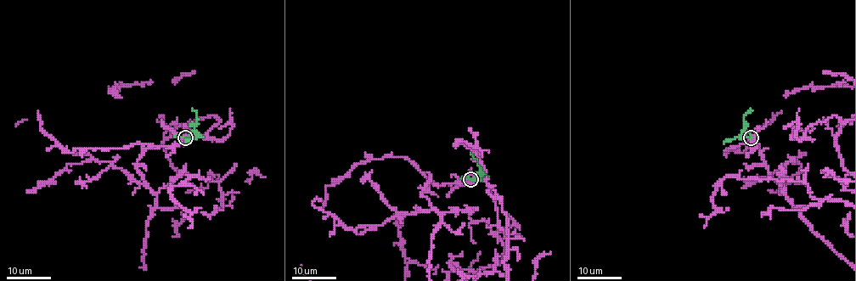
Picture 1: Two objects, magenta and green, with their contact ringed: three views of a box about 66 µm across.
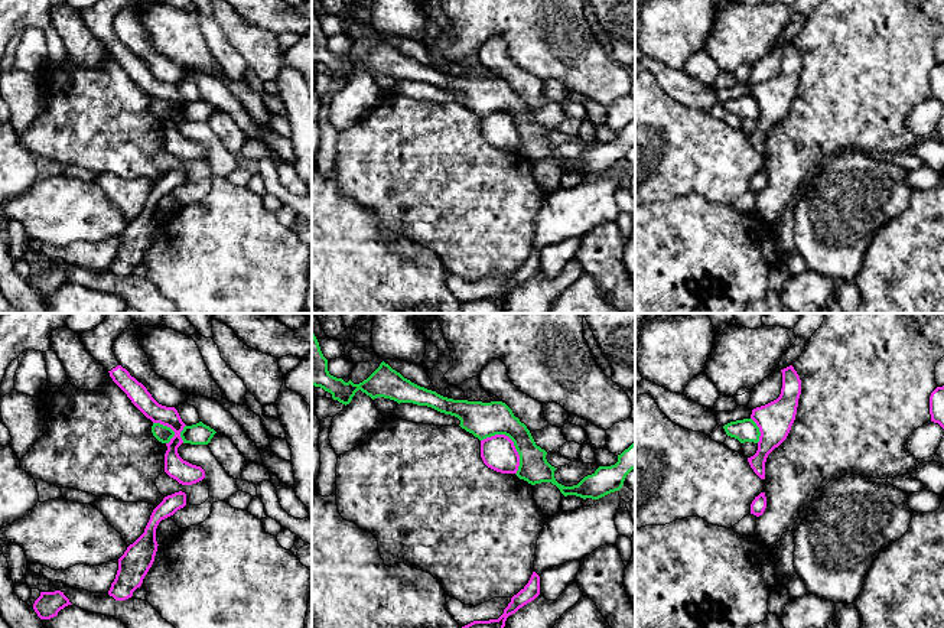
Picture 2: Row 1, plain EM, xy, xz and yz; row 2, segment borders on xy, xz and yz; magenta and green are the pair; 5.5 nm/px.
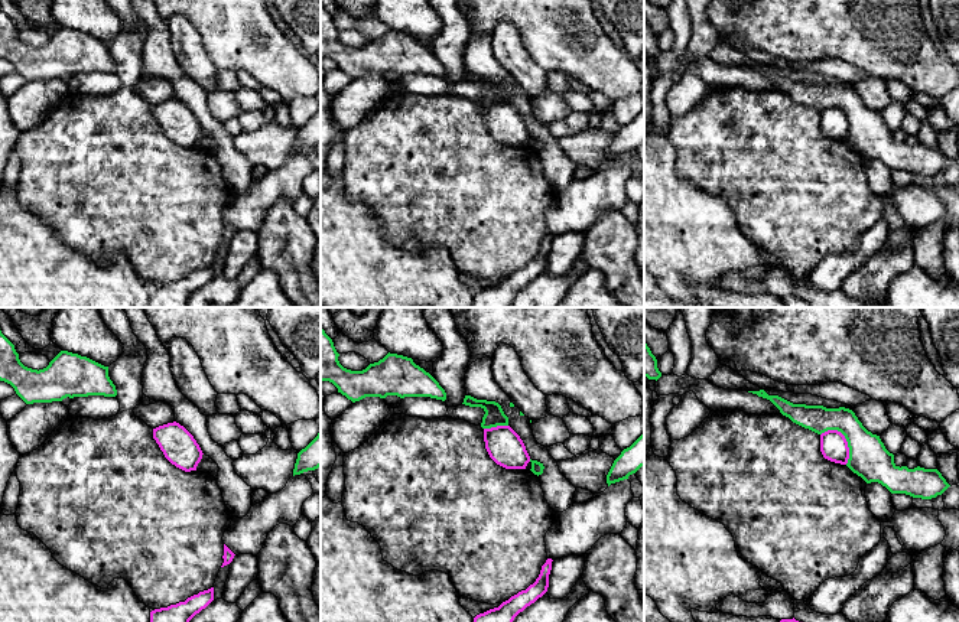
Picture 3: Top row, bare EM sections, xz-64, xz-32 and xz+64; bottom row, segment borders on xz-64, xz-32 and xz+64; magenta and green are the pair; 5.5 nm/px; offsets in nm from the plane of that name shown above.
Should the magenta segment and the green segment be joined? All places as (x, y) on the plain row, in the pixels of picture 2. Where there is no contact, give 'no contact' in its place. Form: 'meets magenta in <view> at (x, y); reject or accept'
meets magenta in xz at (513, 119); reject

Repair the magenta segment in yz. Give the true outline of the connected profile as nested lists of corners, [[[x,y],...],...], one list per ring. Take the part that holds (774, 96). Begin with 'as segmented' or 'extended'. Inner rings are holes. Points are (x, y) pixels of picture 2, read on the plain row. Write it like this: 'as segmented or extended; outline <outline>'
as segmented; outline [[[792,42],[781,46],[782,65],[777,77],[752,87],[751,95],[759,104],[758,127],[748,139],[753,149],[765,156],[765,139],[768,131],[788,113],[795,97],[801,56]]]

